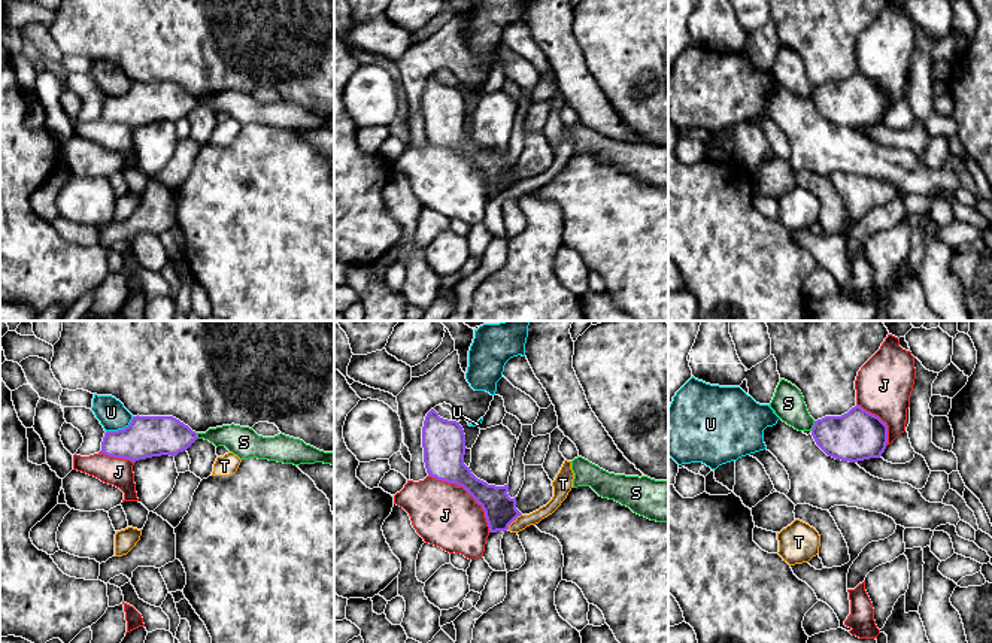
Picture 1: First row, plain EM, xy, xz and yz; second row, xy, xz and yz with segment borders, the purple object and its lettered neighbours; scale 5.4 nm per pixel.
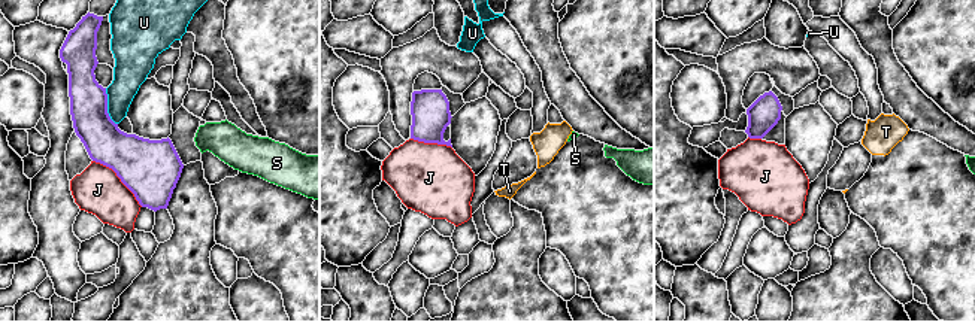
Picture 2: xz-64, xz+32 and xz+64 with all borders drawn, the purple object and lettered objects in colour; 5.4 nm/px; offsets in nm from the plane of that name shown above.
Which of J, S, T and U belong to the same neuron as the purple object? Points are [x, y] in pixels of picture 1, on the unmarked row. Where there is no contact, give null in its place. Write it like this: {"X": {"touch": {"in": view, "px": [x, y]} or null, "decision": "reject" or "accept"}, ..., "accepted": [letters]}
{"J": {"touch": {"in": "xz", "px": [467, 157]}, "decision": "reject"}, "S": {"touch": {"in": "yz", "px": [813, 91]}, "decision": "reject"}, "T": {"touch": {"in": "xz", "px": [513, 185]}, "decision": "reject"}, "U": {"touch": {"in": "xy", "px": [121, 96]}, "decision": "reject"}, "accepted": []}

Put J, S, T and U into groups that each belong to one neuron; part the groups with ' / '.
J / S / T / U

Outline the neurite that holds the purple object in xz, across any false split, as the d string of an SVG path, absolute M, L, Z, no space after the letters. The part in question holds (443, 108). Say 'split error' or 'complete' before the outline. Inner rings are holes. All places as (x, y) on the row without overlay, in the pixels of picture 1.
complete | M431 75L425 82L422 92L422 113L428 142L462 152L476 166L476 169L482 172L489 198L507 197L509 191L522 181L516 175L516 163L510 164L507 160L509 149L504 152L488 151L486 148L477 145L471 139L470 133L464 130L467 113L465 100L459 88L443 85L434 75Z

